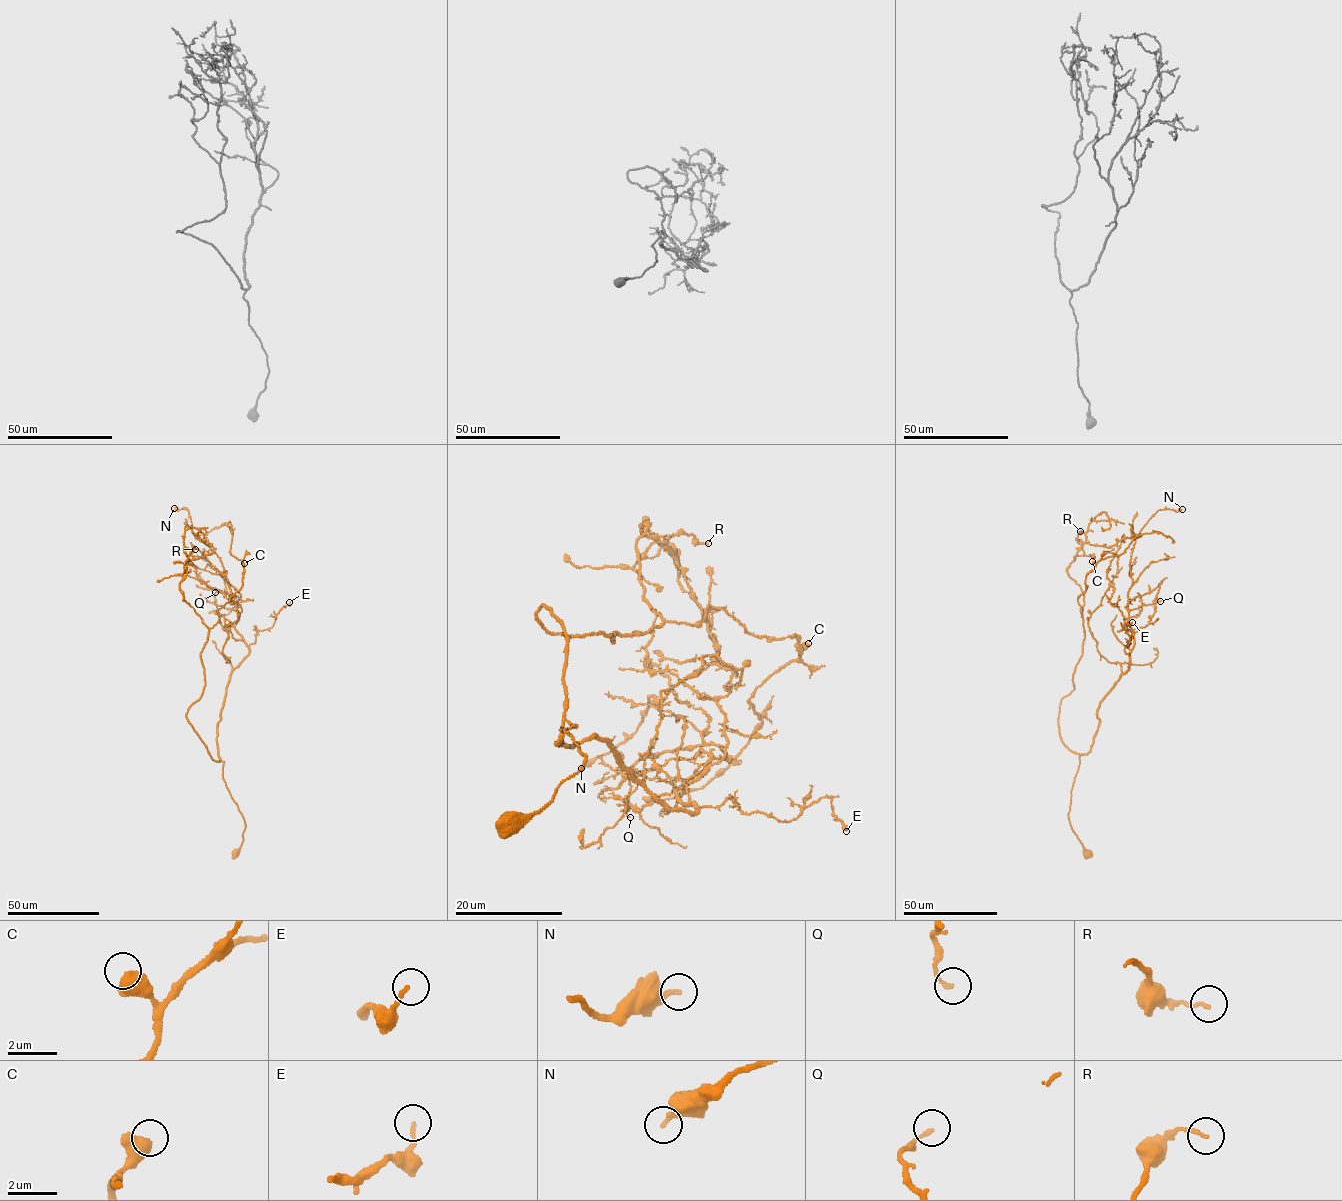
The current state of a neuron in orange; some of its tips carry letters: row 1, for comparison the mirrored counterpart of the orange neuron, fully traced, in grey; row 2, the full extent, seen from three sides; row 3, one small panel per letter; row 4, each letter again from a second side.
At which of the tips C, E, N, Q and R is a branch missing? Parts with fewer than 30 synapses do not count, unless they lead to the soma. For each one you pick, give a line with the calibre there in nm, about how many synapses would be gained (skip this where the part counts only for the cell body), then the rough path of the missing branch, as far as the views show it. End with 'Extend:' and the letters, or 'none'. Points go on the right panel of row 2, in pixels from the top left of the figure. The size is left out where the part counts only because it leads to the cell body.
Extend: none

